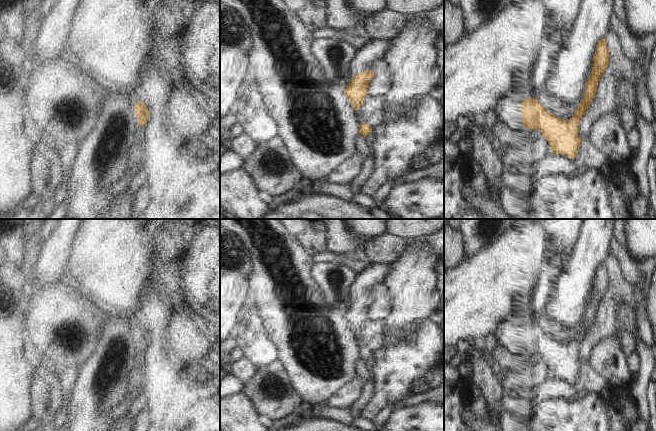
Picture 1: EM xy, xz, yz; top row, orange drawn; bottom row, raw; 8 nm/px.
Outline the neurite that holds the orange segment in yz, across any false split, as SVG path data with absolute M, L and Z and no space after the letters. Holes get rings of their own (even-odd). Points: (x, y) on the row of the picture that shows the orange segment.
M601 38L593 55L592 70L585 84L584 96L568 120L557 118L547 112L538 99L526 98L520 104L507 96L500 98L494 111L497 121L505 123L516 132L524 128L540 130L550 146L551 154L562 154L574 159L581 138L578 135L579 123L595 97L600 78L609 64L609 49L605 38Z

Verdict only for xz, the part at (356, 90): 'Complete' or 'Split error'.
Split error.

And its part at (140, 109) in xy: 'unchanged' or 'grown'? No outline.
grown

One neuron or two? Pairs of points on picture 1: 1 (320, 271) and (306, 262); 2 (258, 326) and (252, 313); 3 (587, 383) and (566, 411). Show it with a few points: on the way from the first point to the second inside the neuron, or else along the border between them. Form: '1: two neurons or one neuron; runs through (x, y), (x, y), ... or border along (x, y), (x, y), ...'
1: two neurons; border along (313, 263), (311, 278), (318, 289)
2: one neuron; runs through (256, 323), (252, 316)
3: two neurons; border along (569, 398), (545, 399)

